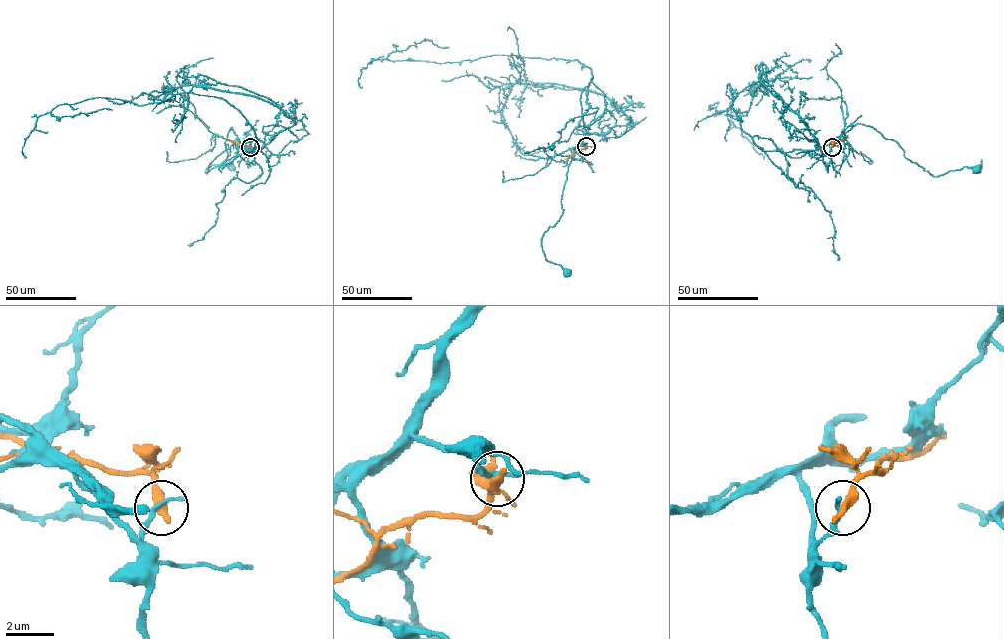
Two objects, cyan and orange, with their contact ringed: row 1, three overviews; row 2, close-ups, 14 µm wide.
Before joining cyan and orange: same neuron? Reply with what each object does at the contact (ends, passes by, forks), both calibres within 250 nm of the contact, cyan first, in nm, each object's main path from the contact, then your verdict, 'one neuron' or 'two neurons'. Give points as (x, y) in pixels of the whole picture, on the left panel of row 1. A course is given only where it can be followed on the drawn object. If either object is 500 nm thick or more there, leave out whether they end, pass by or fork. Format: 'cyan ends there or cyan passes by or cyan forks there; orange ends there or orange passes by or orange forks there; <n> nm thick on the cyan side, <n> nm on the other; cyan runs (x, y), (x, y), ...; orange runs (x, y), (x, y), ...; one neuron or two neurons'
cyan ends there; orange ends there; 200 nm thick on the cyan side, 440 nm on the other; cyan runs (250, 147), (239, 141), (231, 127), (225, 142), (227, 157), (207, 173), (205, 171), (212, 165), (230, 167); orange runs (250, 147), (228, 139); two neurons

